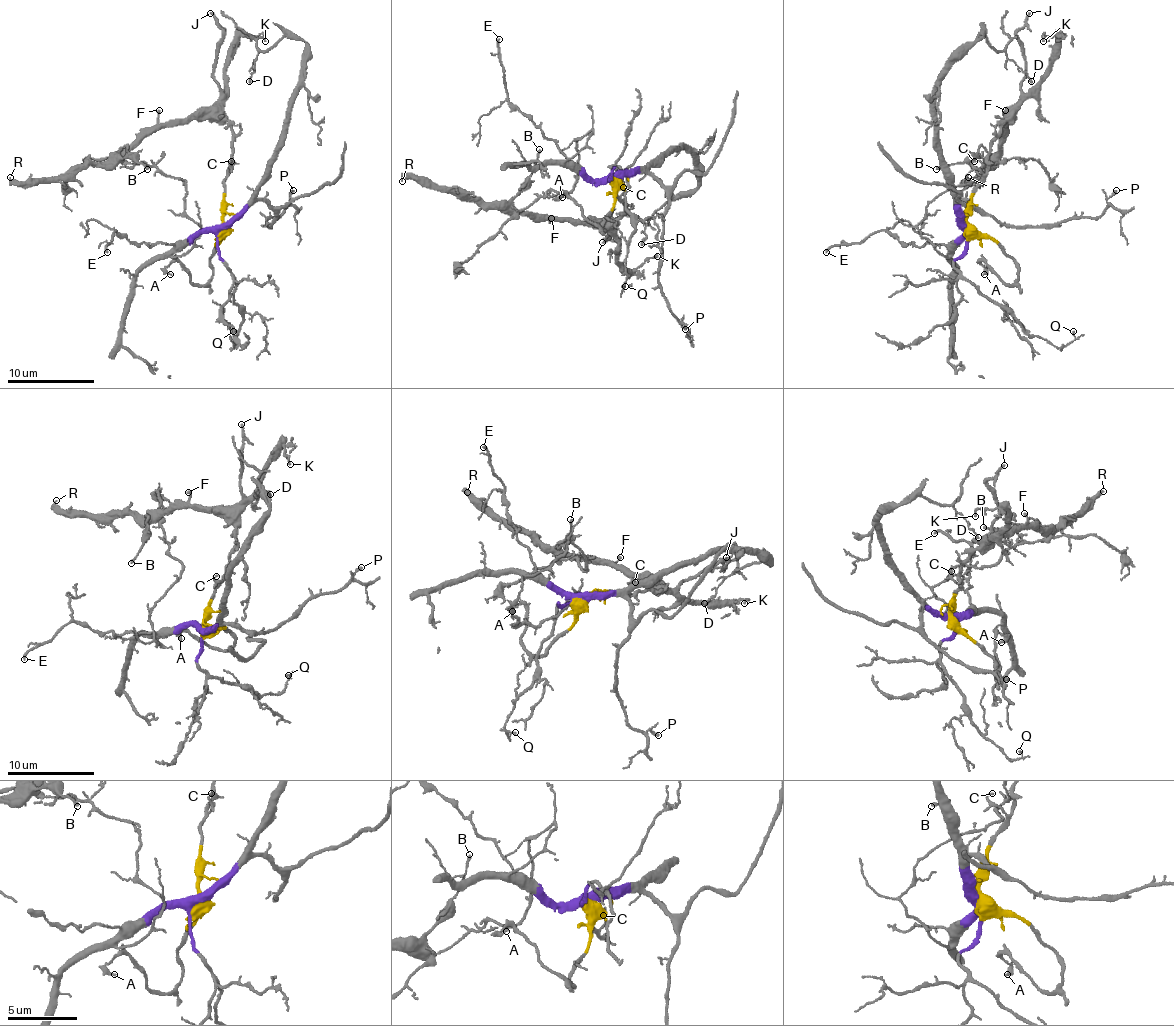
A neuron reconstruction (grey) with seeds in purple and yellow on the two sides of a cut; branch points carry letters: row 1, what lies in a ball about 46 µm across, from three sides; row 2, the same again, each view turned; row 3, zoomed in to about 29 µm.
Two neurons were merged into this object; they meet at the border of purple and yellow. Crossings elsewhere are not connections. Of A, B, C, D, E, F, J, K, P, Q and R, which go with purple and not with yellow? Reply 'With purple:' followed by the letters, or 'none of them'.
With purple: D, E, P, Q

